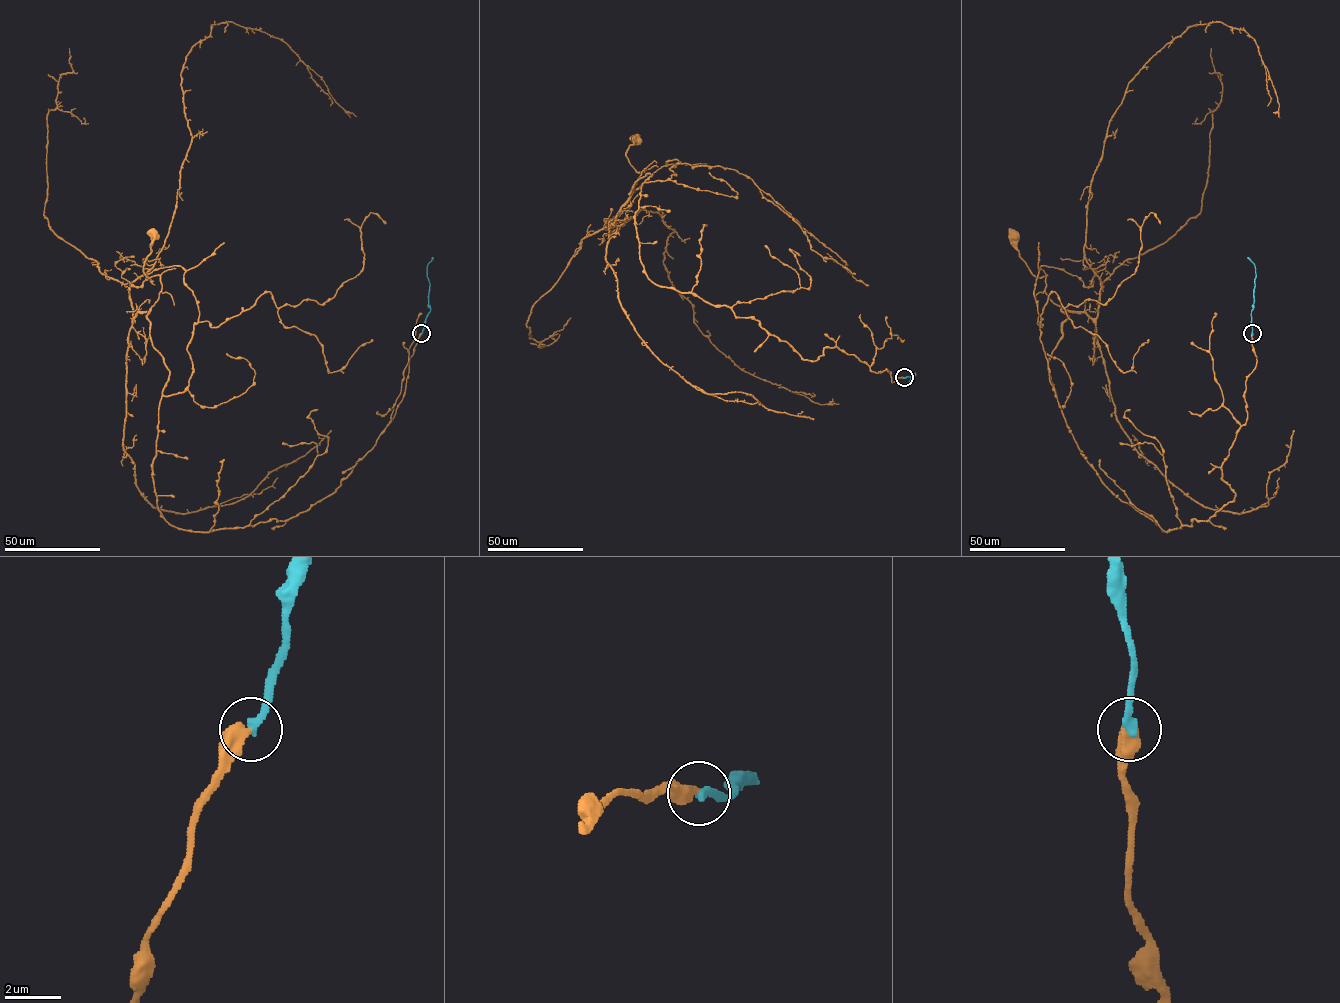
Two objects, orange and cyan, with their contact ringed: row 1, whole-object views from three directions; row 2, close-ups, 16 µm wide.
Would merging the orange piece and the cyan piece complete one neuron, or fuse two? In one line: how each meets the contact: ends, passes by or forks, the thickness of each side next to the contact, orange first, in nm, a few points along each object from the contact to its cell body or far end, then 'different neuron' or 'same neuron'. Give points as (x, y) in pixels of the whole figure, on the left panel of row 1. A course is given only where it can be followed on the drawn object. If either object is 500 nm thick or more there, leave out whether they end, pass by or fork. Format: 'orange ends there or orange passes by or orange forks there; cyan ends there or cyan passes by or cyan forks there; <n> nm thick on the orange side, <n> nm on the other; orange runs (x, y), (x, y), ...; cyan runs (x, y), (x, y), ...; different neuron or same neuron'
550 nm thick on the orange side, 320 nm on the other; orange runs (421, 333), (393, 418), (333, 492), (179, 529), (152, 475), (169, 373), (147, 317), (153, 236); cyan runs (421, 333), (431, 310), (427, 266), (432, 257); same neuron

